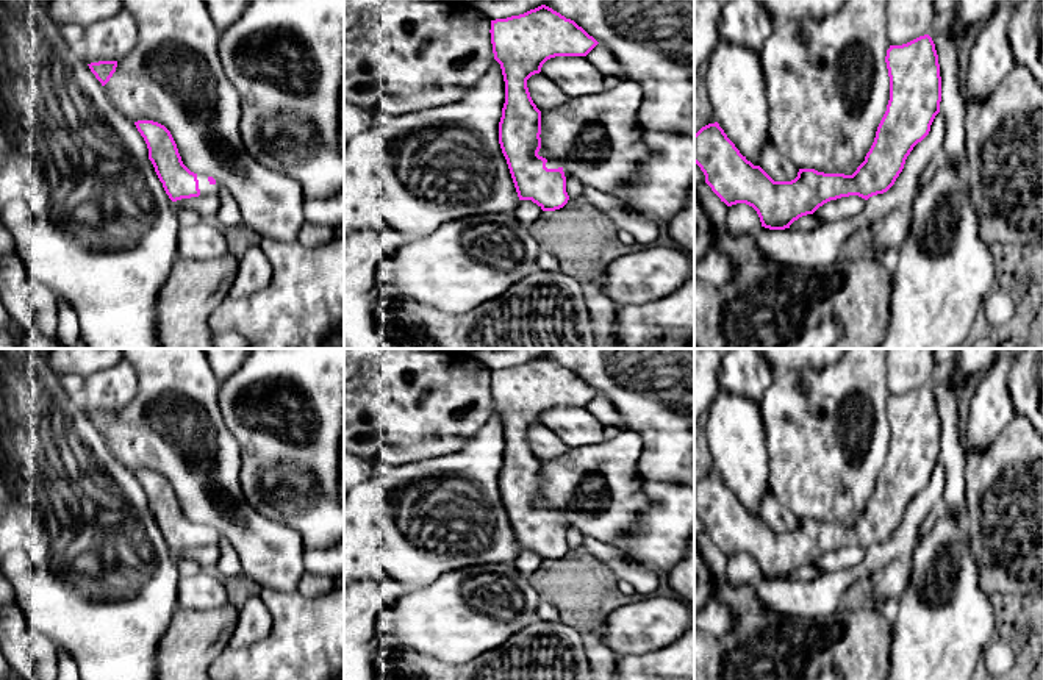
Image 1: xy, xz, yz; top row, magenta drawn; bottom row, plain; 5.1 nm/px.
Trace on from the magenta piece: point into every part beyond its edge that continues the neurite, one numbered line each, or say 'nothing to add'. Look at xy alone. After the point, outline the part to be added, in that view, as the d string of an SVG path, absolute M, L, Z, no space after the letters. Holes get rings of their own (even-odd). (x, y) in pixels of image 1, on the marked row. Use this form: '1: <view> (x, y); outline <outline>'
1: xy (205, 188); outline M197 174L200 195L219 194L220 186L217 183L211 184L208 181L208 177L210 175L200 175L200 174Z

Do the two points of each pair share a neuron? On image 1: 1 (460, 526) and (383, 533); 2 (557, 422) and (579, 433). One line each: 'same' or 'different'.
1: same
2: same

